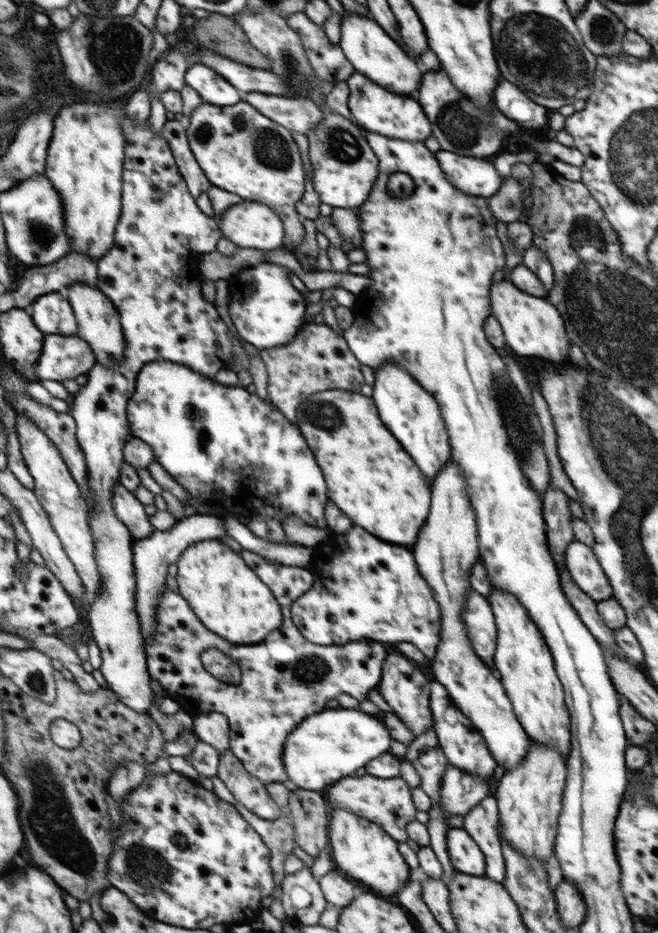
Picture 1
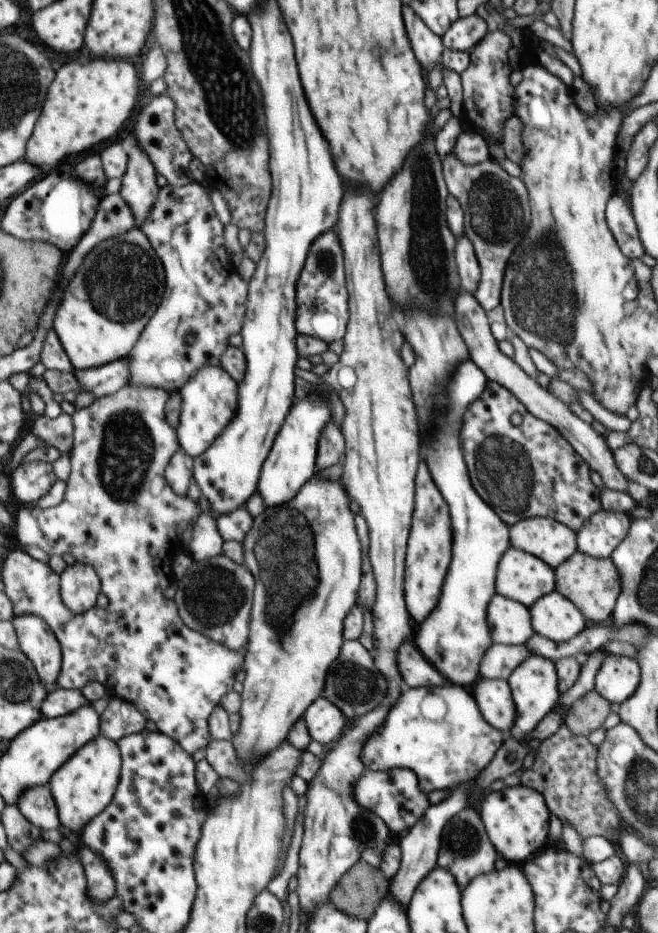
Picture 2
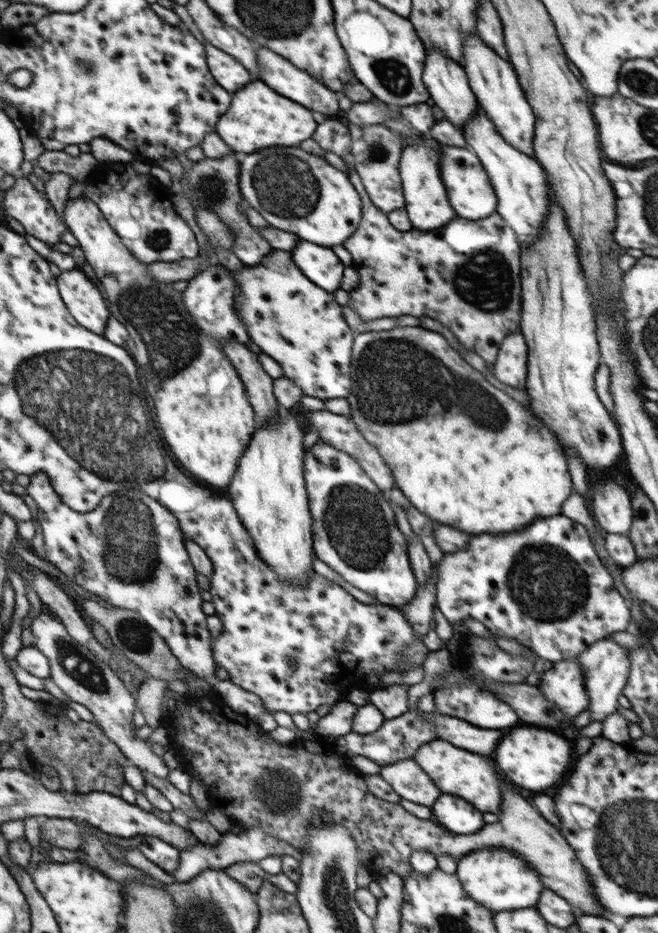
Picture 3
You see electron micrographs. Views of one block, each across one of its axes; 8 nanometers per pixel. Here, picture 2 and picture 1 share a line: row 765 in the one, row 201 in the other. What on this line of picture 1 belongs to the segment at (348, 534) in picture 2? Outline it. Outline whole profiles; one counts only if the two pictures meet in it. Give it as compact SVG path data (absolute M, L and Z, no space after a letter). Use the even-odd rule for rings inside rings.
M243 201L220 218L224 237L242 248L272 250L282 246L284 223L272 208L254 201Z

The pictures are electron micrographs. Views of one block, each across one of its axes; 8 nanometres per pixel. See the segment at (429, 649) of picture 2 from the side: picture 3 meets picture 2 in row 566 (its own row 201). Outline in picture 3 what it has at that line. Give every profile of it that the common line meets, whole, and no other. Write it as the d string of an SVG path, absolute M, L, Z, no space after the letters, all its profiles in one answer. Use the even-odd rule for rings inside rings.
M438 143L438 153L440 153L440 177L448 192L450 207L454 209L456 215L468 220L478 220L497 212L496 192L477 156L470 149L450 147L441 143Z

